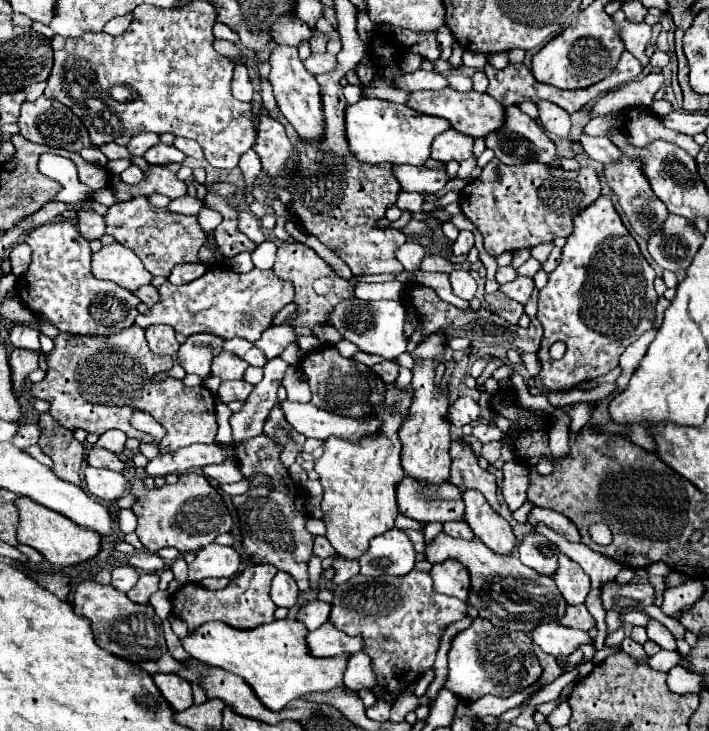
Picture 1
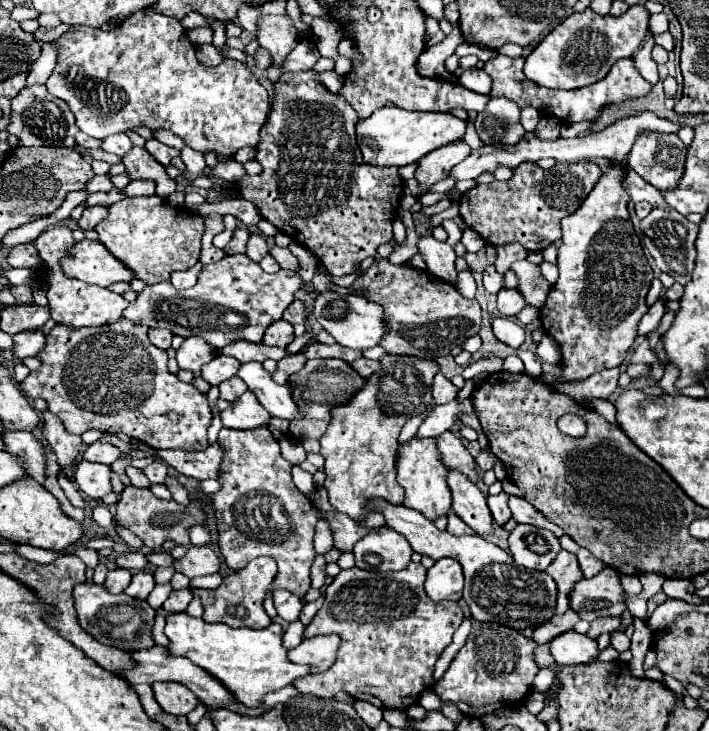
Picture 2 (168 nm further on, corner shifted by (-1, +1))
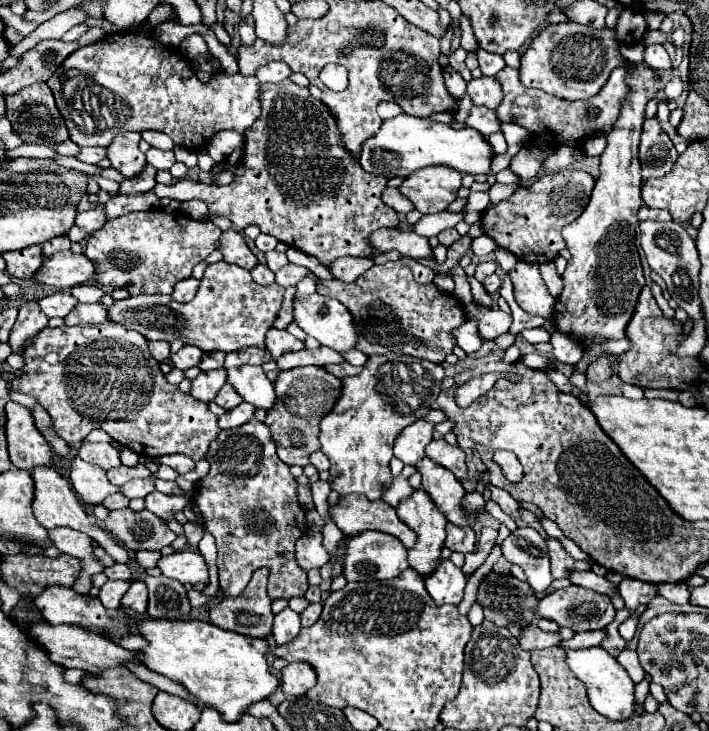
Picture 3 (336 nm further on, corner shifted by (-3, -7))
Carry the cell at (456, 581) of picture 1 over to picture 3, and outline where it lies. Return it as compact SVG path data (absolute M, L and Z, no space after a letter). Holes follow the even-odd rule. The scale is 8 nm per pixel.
M442 560L442 564L432 572L432 576L426 578L426 590L438 606L460 604L464 588L466 576L458 566L454 566L452 560Z

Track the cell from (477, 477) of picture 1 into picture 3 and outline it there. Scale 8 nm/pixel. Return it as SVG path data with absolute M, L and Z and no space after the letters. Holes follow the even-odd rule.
M434 438L428 448L426 448L426 456L430 460L434 460L436 464L448 468L450 472L454 472L454 476L458 480L464 480L468 476L468 466L464 460L464 450L458 446L450 446L444 438Z

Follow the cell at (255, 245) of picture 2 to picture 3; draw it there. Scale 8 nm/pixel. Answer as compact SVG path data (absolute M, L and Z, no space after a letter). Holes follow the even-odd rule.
M256 264L254 268L252 268L252 278L258 282L258 284L274 284L274 272L266 266L266 264Z

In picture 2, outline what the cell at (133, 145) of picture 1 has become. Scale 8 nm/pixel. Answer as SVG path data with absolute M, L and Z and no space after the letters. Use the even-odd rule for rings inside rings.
M120 132L120 134L112 134L112 136L104 138L102 144L100 144L100 148L102 148L104 152L112 152L112 154L124 156L124 154L132 148L132 142L130 142L130 138L128 138L126 134Z

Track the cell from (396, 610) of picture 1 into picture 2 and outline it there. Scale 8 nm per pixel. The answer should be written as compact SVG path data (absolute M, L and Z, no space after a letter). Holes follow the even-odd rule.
M410 562L408 568L400 572L366 572L360 568L342 570L324 592L324 606L314 616L314 620L304 628L302 638L316 634L338 634L340 648L336 654L336 664L322 674L302 676L294 680L294 688L304 696L334 698L338 692L346 692L352 698L362 698L378 708L406 710L418 702L420 694L434 684L434 664L452 642L452 634L458 630L464 614L458 602L434 602L424 590L426 568L422 564Z

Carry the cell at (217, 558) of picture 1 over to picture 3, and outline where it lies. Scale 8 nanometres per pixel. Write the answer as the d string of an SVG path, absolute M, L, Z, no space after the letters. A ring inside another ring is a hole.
M182 550L182 552L174 552L170 556L162 556L158 560L158 568L162 570L164 576L168 578L176 578L182 584L200 584L200 582L208 582L210 574L208 574L208 564L204 562L204 558L198 552L190 552L190 550Z

